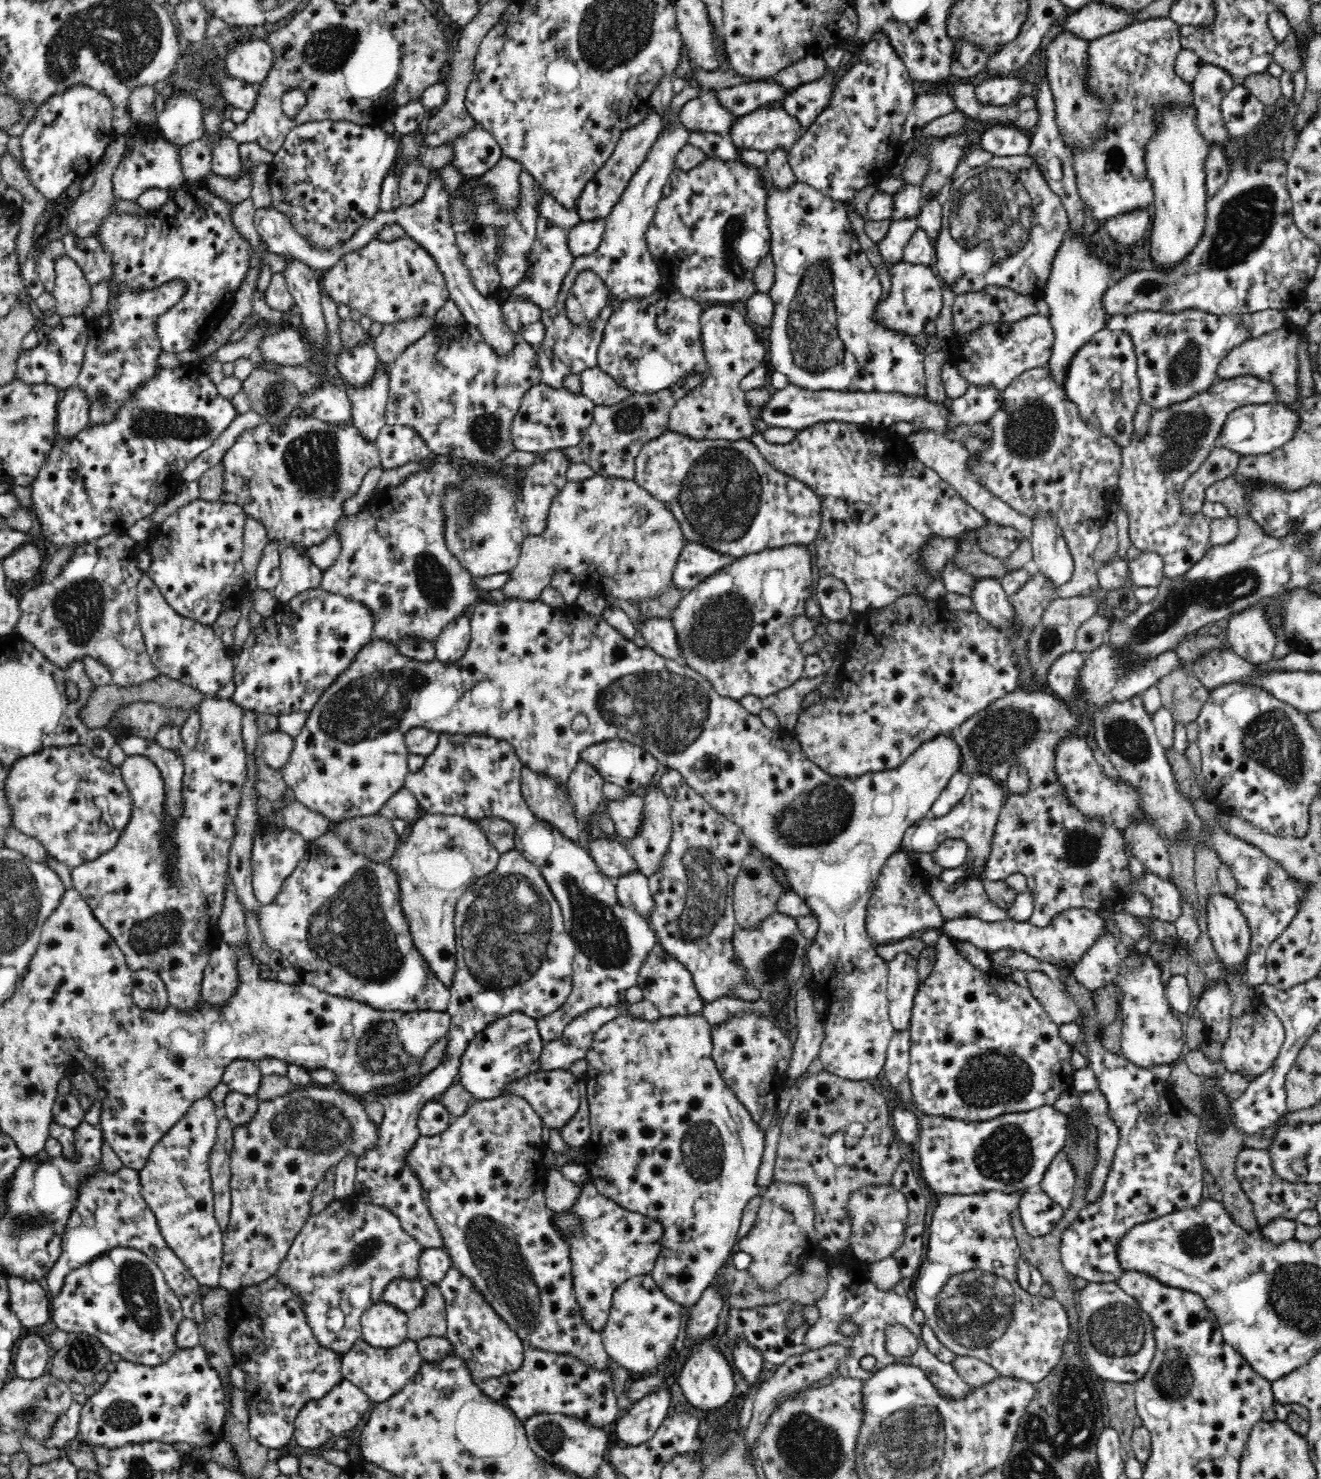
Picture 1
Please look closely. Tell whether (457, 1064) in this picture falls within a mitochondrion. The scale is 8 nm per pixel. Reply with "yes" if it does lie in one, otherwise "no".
no

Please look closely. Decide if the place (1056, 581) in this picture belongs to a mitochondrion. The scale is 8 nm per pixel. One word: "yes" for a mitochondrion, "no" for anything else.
no

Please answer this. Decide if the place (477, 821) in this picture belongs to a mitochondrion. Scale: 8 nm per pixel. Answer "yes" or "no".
no

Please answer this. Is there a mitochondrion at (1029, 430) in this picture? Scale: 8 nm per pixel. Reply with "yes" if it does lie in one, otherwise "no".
yes

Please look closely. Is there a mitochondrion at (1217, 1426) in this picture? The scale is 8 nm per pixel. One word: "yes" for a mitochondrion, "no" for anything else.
no

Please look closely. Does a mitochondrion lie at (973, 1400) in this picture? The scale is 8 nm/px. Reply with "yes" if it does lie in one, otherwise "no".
no

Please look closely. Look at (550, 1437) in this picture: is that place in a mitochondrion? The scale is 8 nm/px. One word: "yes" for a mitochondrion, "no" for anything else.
yes

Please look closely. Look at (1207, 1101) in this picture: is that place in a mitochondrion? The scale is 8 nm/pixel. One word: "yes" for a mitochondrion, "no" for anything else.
yes

